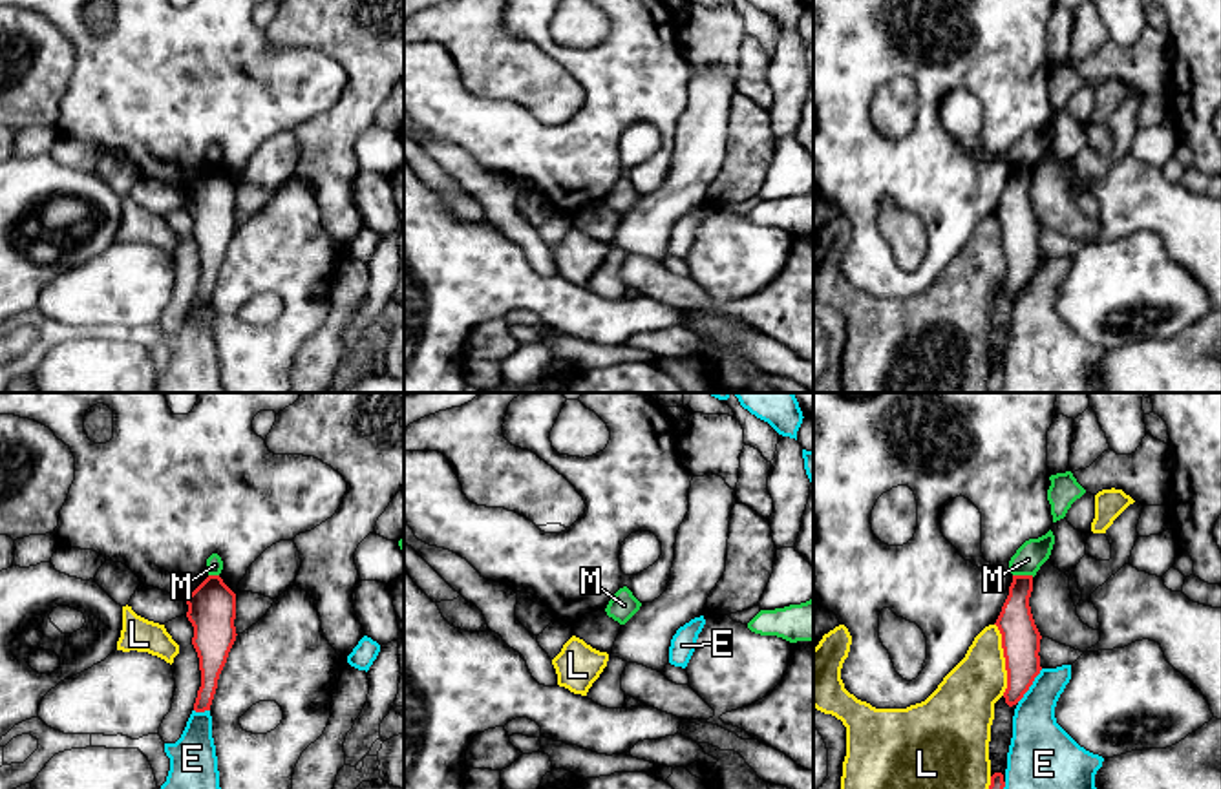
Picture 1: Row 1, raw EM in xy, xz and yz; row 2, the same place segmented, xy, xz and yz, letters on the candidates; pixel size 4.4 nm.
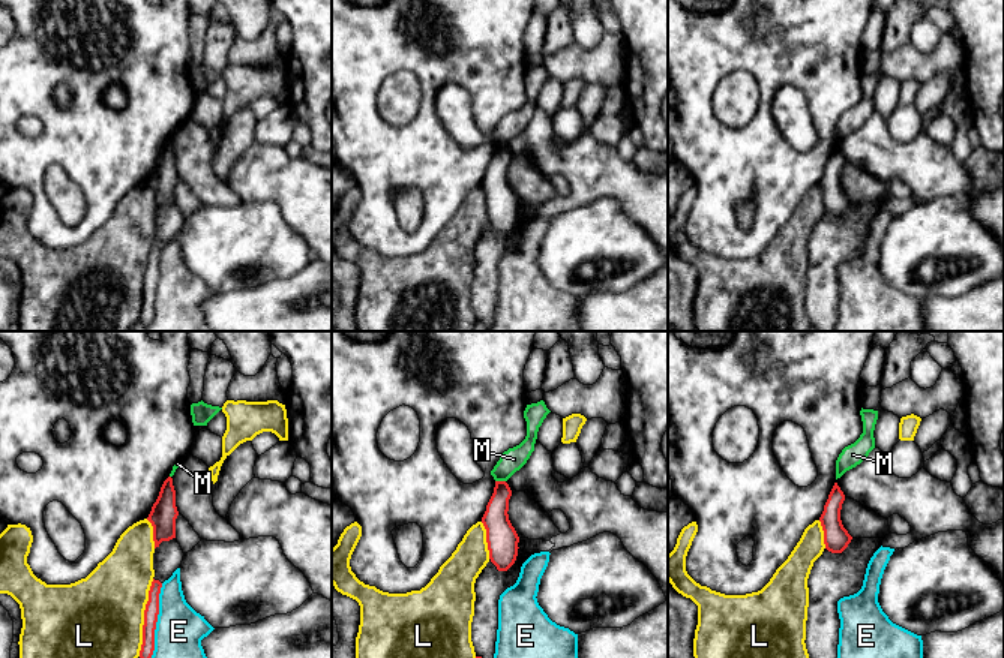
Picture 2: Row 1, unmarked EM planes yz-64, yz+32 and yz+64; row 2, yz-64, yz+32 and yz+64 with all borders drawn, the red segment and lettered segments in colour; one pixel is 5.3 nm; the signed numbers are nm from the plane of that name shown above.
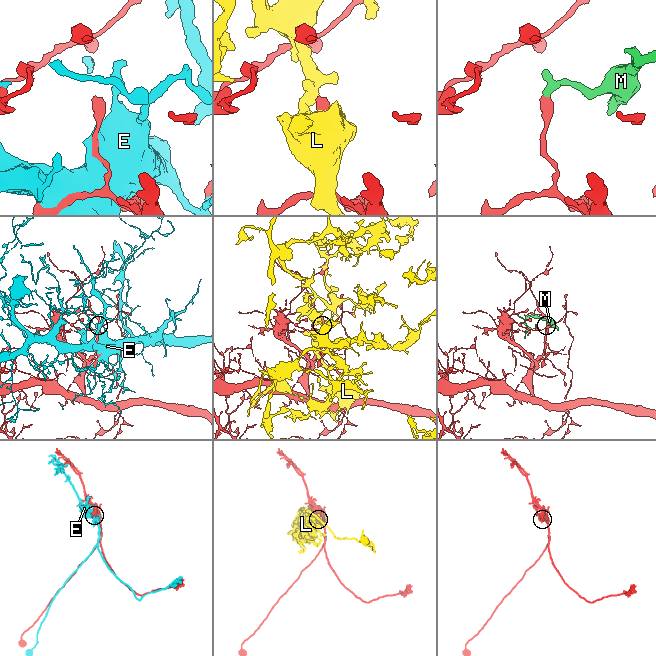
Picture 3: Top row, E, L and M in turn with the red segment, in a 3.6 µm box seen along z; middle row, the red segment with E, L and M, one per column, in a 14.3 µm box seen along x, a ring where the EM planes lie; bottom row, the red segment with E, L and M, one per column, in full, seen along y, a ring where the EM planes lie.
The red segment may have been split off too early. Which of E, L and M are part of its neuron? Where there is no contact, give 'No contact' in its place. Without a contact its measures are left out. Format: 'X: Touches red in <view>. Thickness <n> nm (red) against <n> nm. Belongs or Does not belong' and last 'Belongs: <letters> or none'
E: Touches red in yz. Thickness 180 nm (red) against 220 nm. Does not belong
L: Touches red in yz. Thickness 180 nm (red) against 260 nm. Does not belong
M: Touches red in yz. Thickness 160 nm (red) against 130 nm. Does not belong
Belongs: none

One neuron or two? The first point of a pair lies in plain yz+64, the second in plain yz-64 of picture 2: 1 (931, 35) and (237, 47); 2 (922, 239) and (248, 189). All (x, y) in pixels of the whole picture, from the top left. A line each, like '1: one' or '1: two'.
1: two
2: two

